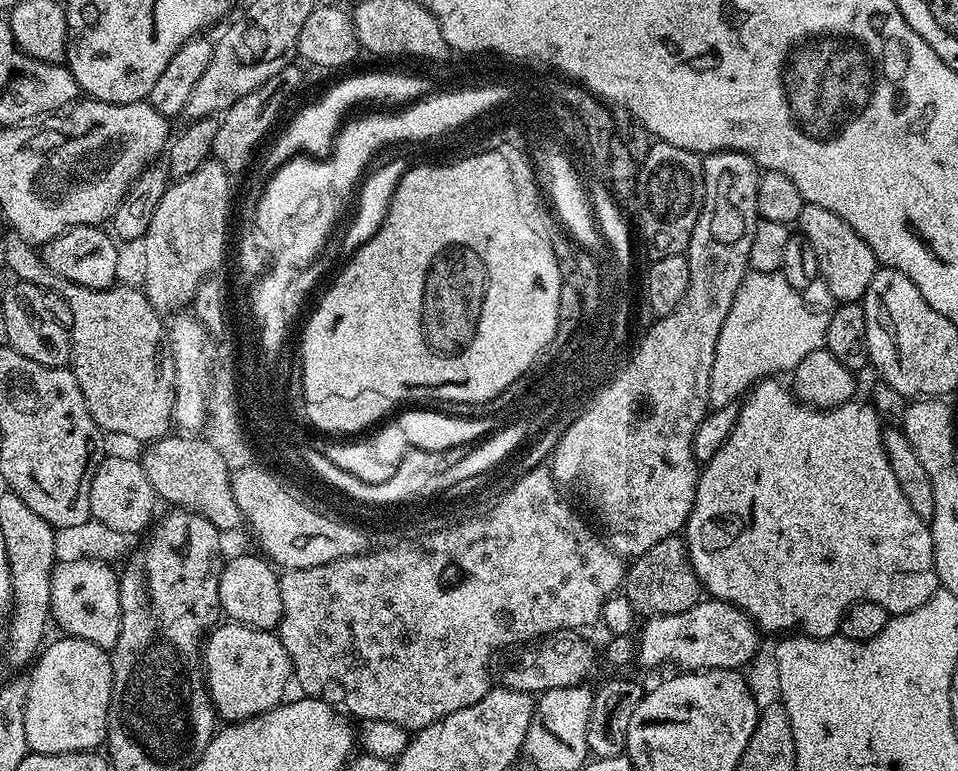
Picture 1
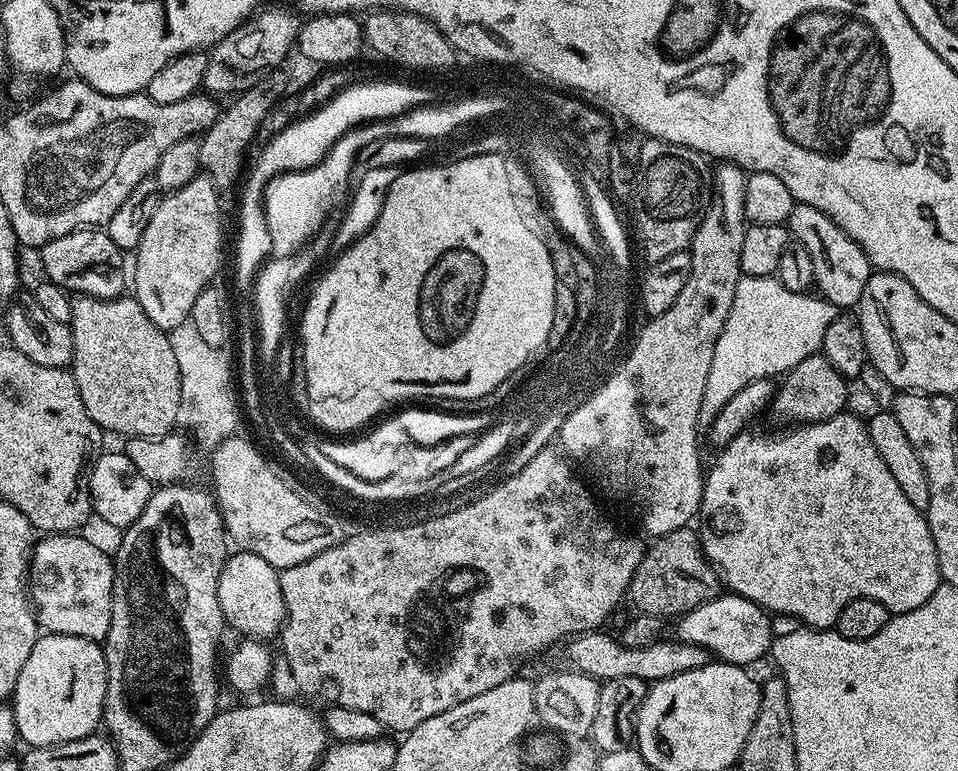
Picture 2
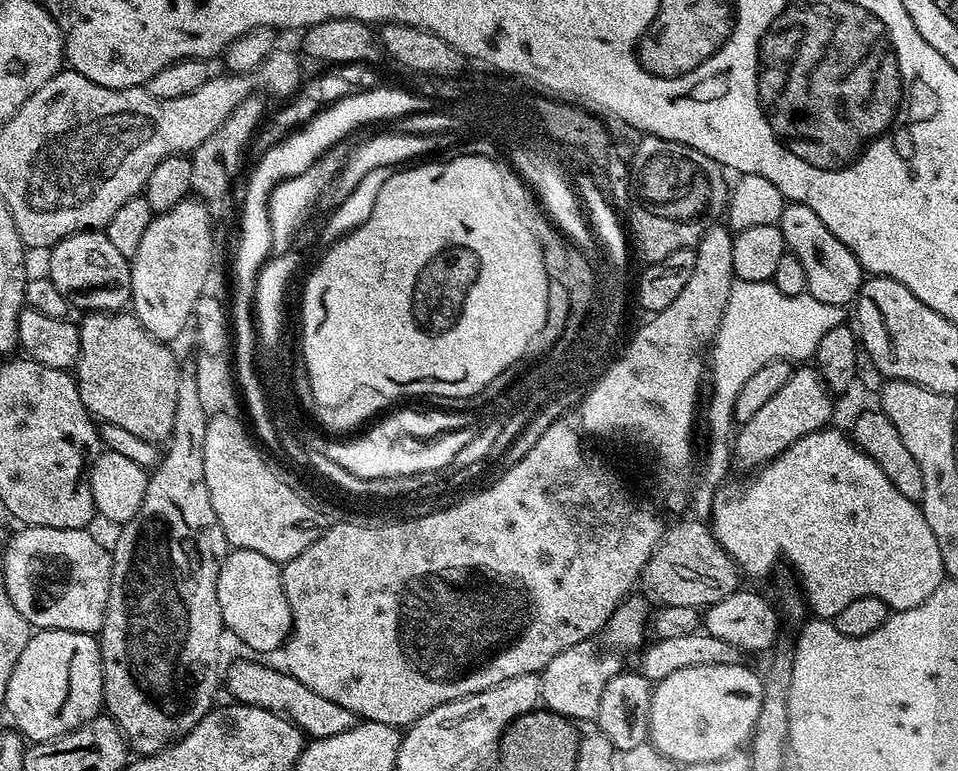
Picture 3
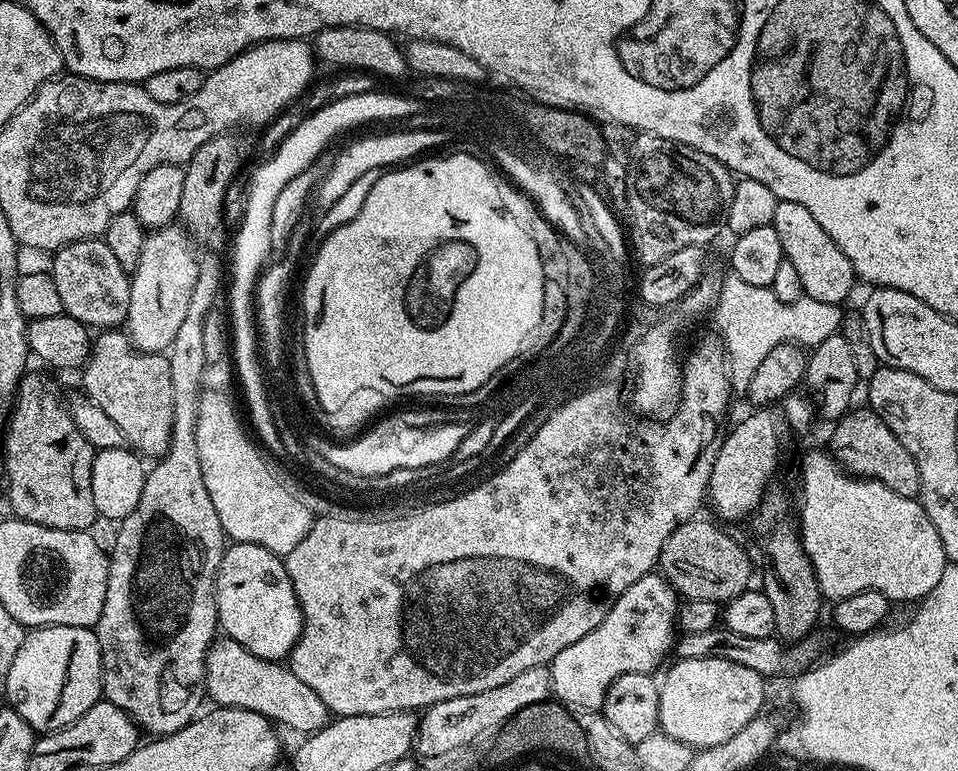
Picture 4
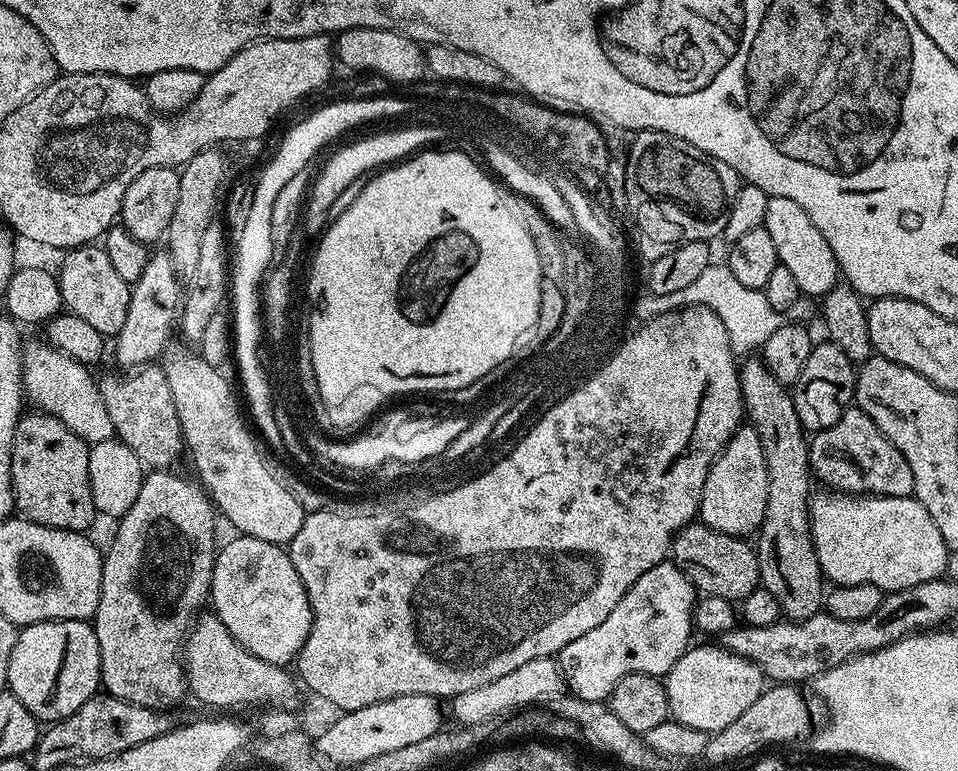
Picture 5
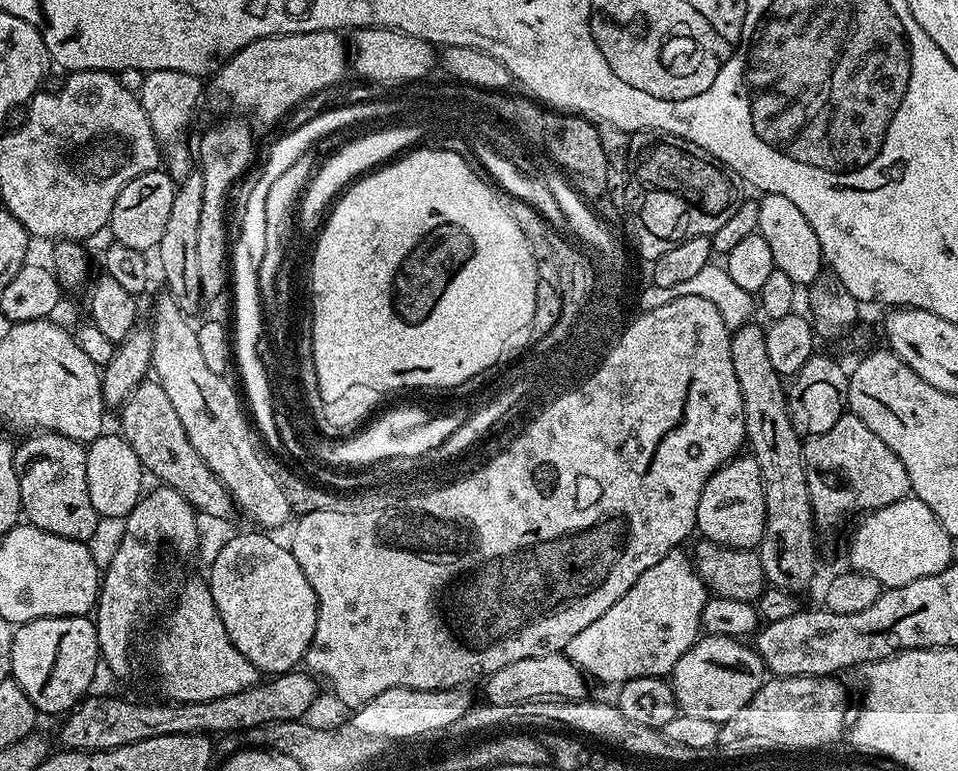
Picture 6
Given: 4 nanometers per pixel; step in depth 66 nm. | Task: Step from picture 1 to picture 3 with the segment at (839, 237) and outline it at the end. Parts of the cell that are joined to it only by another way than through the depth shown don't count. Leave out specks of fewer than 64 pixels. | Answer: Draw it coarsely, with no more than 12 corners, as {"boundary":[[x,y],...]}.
{"boundary":[[785,203],[785,249],[807,295],[844,308],[863,266],[810,206]]}

